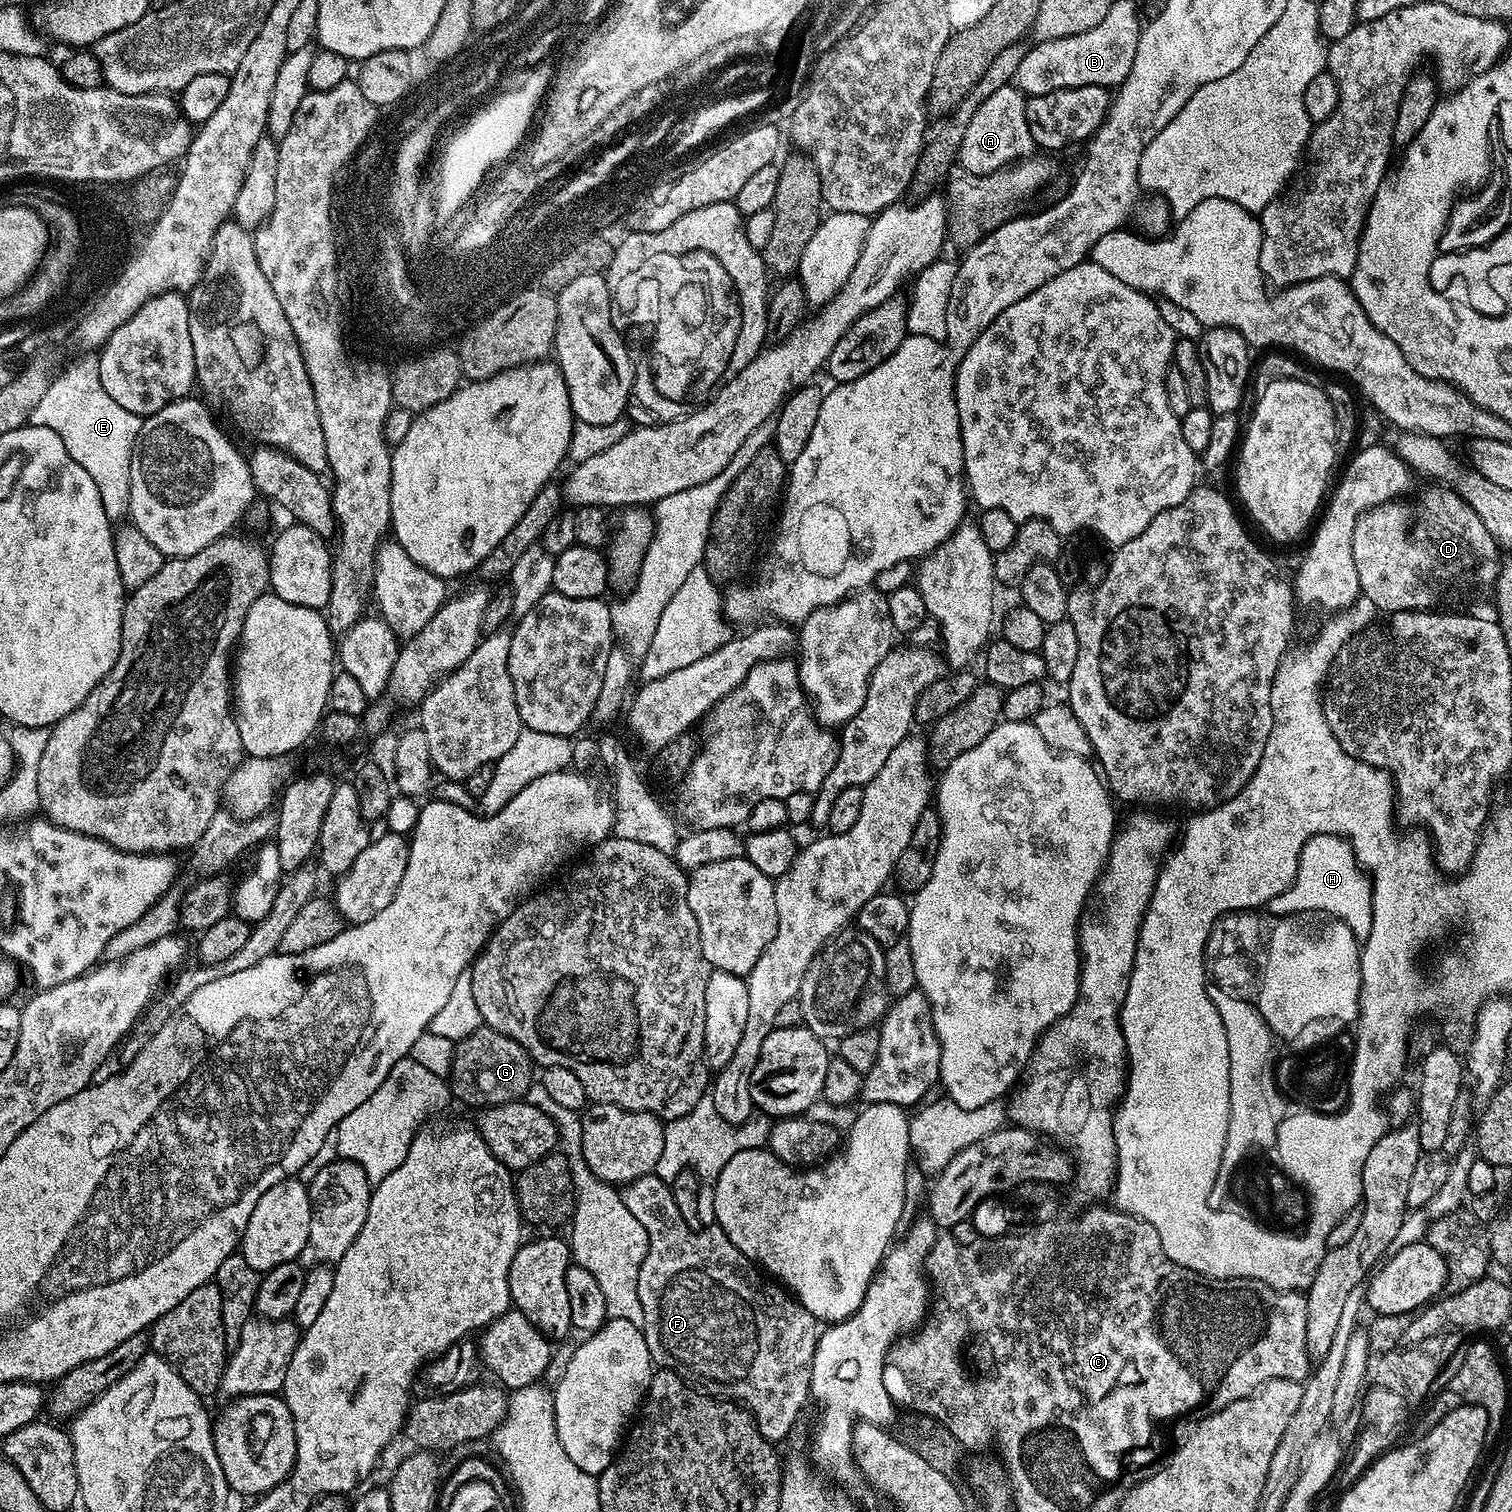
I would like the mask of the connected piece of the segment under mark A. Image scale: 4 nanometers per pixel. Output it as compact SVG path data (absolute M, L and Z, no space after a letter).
M1009 86L1002 90L994 90L990 98L983 101L966 129L958 155L959 167L972 175L992 175L1019 161L1029 159L1038 145L1030 134L1030 126L1026 118L1028 105L1019 88Z

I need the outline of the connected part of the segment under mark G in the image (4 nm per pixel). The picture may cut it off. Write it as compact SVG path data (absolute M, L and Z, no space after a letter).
M484 1024L455 1045L448 1075L449 1087L458 1102L477 1108L515 1103L527 1095L534 1083L532 1068L534 1062L520 1043Z

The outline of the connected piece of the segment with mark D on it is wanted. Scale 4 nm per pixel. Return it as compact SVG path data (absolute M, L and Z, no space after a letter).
M1432 486L1420 496L1416 512L1405 502L1379 504L1366 510L1354 522L1352 553L1354 570L1358 570L1360 594L1374 602L1377 613L1423 612L1437 607L1436 599L1444 592L1444 583L1453 580L1460 588L1488 588L1496 583L1500 573L1501 549L1486 530L1486 522L1478 518L1458 493L1447 486Z

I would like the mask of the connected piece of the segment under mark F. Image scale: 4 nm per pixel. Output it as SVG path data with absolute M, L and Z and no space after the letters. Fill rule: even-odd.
M655 1174L643 1176L638 1180L632 1181L631 1184L623 1185L619 1189L619 1194L626 1206L626 1210L630 1210L630 1214L634 1214L634 1218L638 1218L638 1222L642 1222L642 1230L646 1230L648 1235L646 1258L638 1270L638 1302L642 1302L642 1314L644 1315L642 1331L646 1338L646 1346L652 1355L653 1365L670 1372L677 1372L679 1376L685 1378L693 1376L694 1379L700 1380L699 1387L707 1392L708 1395L731 1400L747 1408L756 1419L758 1430L767 1440L781 1442L780 1440L786 1439L791 1434L792 1427L795 1426L796 1419L799 1418L800 1411L804 1408L804 1403L809 1403L810 1400L812 1363L815 1360L816 1342L818 1339L818 1321L800 1305L800 1301L791 1292L781 1287L775 1279L765 1275L757 1265L744 1257L737 1248L731 1246L716 1248L718 1232L715 1227L708 1226L703 1230L690 1230L678 1212L672 1197L671 1187ZM688 1268L700 1268L700 1276L704 1280L688 1280Z

